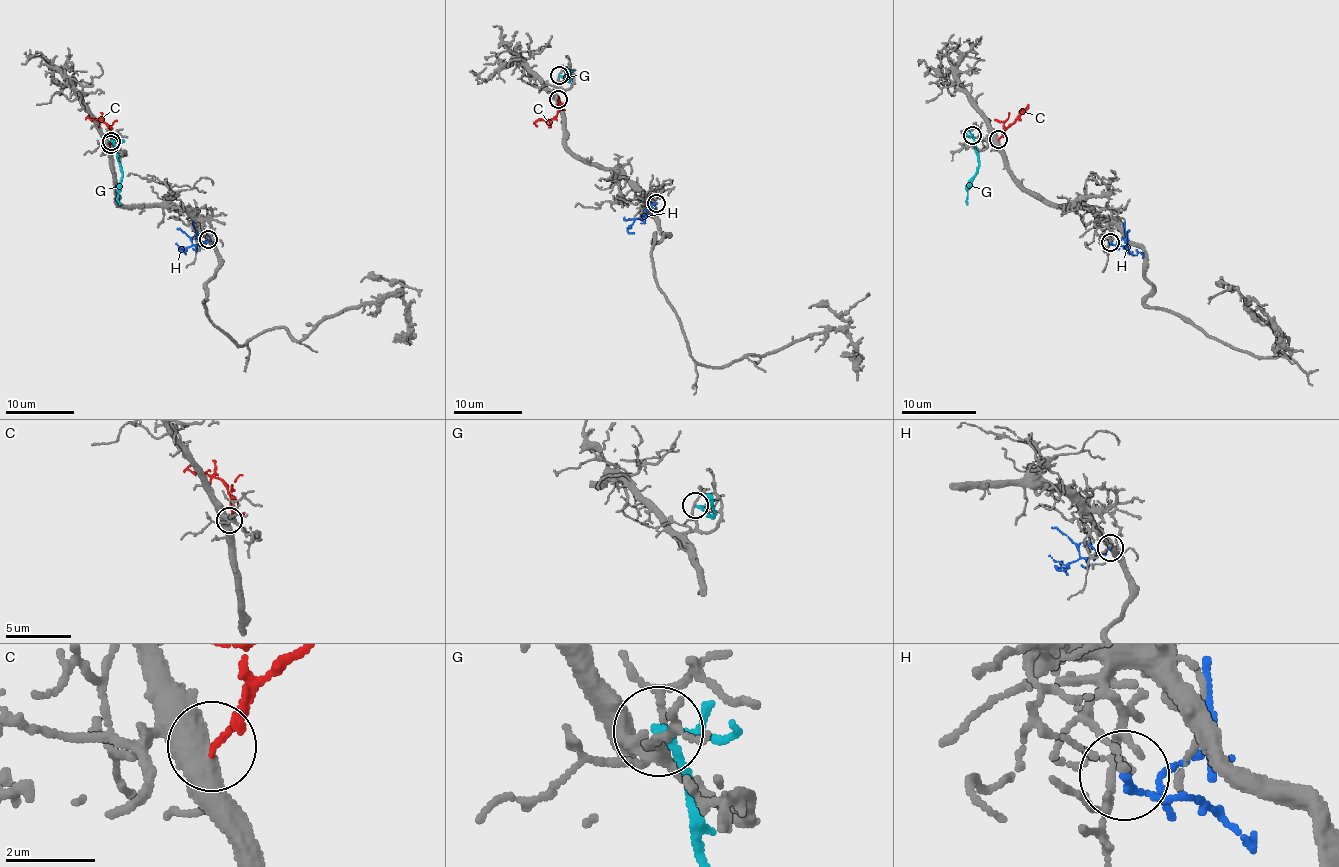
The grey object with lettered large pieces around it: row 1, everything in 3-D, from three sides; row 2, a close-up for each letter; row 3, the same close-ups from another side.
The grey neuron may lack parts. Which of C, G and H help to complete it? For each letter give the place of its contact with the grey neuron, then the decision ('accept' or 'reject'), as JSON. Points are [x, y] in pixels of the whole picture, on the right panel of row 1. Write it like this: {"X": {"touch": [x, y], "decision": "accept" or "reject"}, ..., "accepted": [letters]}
{"C": {"touch": [998, 139], "decision": "accept"}, "G": {"touch": [972, 135], "decision": "reject"}, "H": {"touch": [1110, 242], "decision": "reject"}, "accepted": ["C"]}

